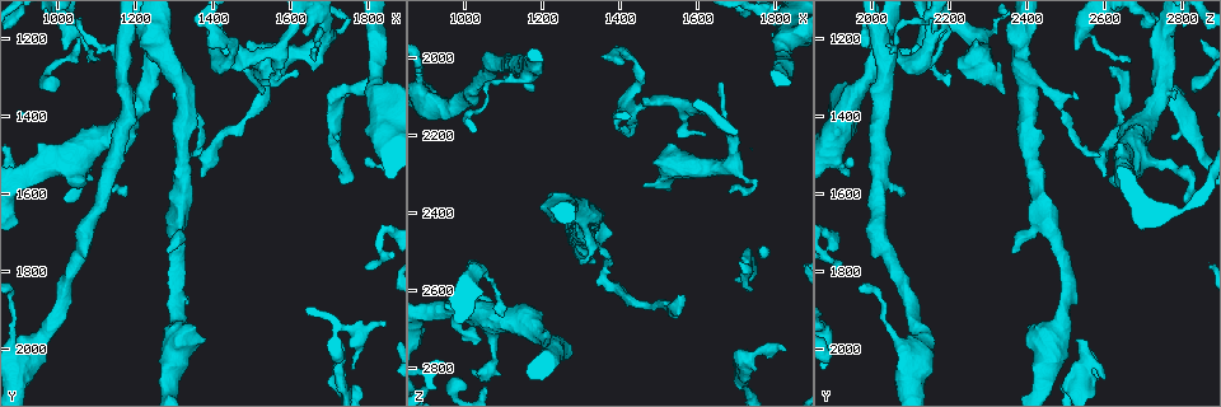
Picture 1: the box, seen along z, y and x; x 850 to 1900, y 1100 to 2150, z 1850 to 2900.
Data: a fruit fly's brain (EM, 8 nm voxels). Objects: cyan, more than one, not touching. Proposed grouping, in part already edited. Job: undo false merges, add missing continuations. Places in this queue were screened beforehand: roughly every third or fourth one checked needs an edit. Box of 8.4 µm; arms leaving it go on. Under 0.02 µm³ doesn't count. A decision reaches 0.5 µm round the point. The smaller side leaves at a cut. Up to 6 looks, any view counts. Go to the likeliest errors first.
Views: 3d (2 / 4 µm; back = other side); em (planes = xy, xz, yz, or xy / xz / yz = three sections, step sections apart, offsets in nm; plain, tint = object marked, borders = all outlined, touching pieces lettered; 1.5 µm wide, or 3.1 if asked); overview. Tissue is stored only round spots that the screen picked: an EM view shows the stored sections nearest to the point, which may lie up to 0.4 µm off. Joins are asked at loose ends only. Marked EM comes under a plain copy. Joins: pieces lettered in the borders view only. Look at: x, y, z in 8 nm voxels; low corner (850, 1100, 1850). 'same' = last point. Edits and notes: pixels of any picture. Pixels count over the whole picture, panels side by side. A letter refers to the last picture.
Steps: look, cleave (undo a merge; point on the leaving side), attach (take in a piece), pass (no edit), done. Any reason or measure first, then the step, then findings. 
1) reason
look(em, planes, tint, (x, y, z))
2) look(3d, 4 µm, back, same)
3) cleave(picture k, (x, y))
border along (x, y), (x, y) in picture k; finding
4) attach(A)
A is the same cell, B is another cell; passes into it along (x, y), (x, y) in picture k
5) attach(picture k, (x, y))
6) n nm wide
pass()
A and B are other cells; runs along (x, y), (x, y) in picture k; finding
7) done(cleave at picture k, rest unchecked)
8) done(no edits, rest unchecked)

thin end
look(3d, 4 µm, (1565, 1275, 2610))

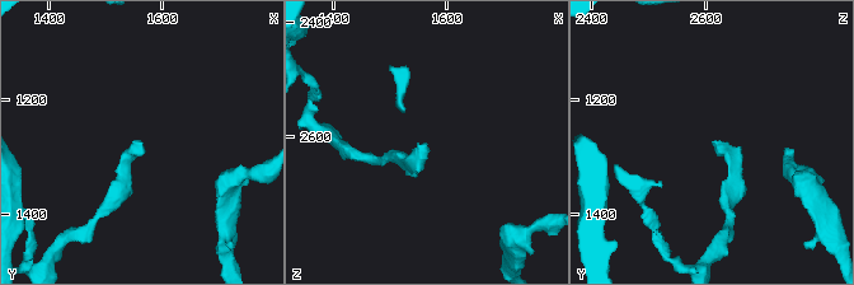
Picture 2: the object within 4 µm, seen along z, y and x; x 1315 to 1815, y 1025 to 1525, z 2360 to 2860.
need the tissue
look(em, planes, borders, (1565, 1280, 2615))

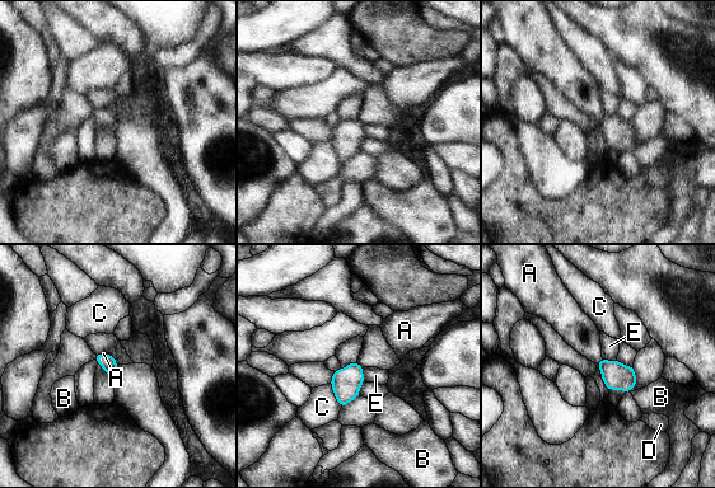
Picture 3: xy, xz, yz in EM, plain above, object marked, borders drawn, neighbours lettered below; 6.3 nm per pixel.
attach(A)
A is the same cell, B, C, D and E are other cells; passes into it along (615, 375), (598, 361), (576, 328) in picture 3; the neuron continues

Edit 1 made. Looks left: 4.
stops while still wide
look(em, yz, step 8, borders, (1015, 1230, 2520))

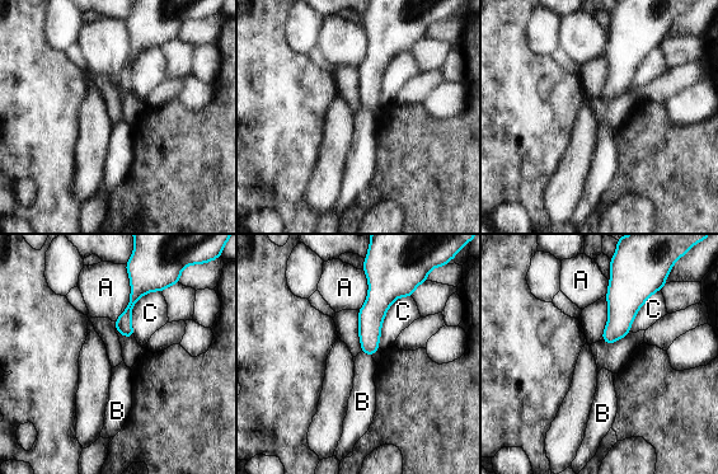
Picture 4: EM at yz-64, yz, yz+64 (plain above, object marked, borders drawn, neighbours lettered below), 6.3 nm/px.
C touches over 400 nm
attach(B)
B is the same cell, A and C are other cells; the neuron continues

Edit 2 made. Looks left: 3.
calibre changes
look(3d, 4 µm, (1435, 1275, 2120))

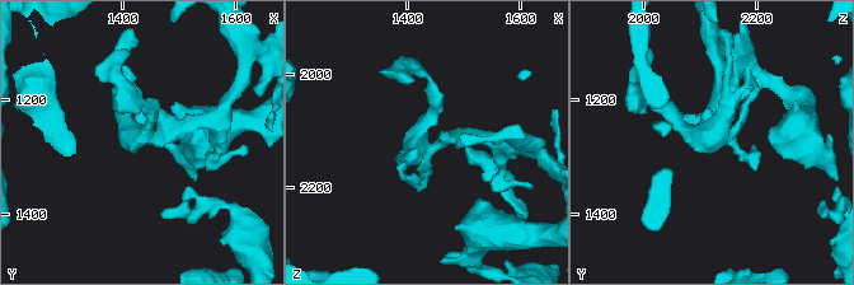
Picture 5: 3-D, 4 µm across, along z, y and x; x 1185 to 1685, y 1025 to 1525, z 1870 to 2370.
3 arms; arms of 180, 200, 240 nm
look(em, planes, borders, (1435, 1270, 2120))

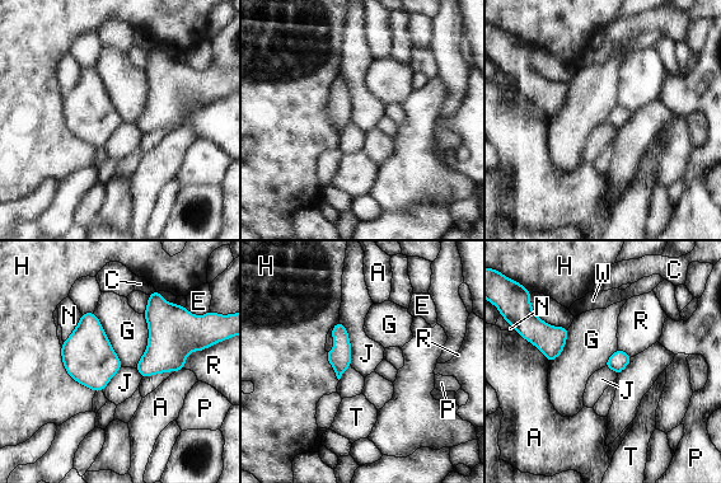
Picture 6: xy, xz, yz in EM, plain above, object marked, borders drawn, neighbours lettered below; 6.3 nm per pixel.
pass()
A, C, E, G, H, J, N, P, R, T and W are other cells; border along (94, 312), (122, 366) in picture 6; one neuron here

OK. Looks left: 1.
done(attach at picture 3, attach at picture 4, rest unchecked)

